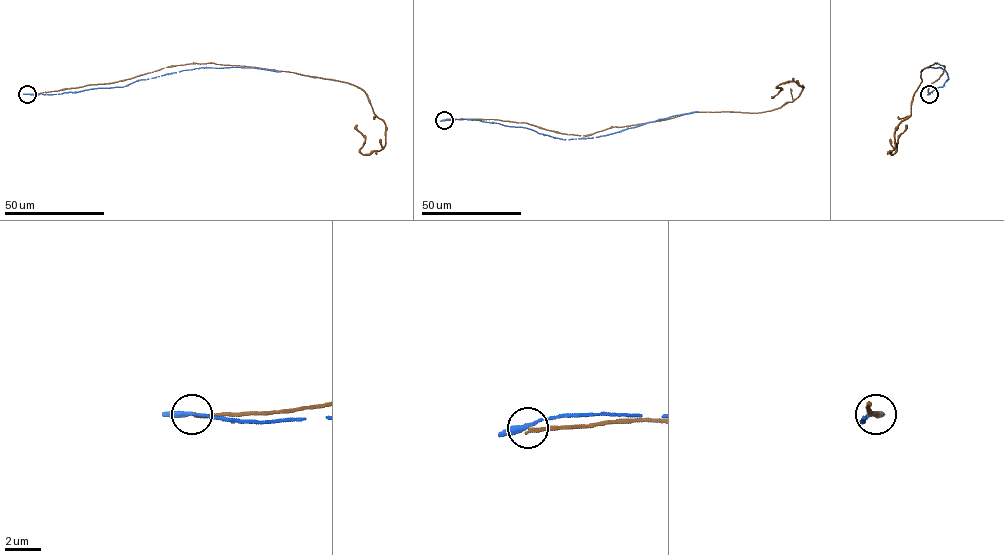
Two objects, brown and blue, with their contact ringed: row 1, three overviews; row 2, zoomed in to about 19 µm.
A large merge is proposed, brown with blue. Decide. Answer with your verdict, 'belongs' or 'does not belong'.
does not belong

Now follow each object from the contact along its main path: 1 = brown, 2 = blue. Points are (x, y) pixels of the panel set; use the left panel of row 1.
1: (26, 93), (186, 64), (249, 66), (359, 87), (385, 125), (385, 144), (363, 154), (365, 137), (355, 125)
2: (26, 93), (56, 94), (123, 87), (140, 79), (201, 67), (254, 67), (281, 72)

